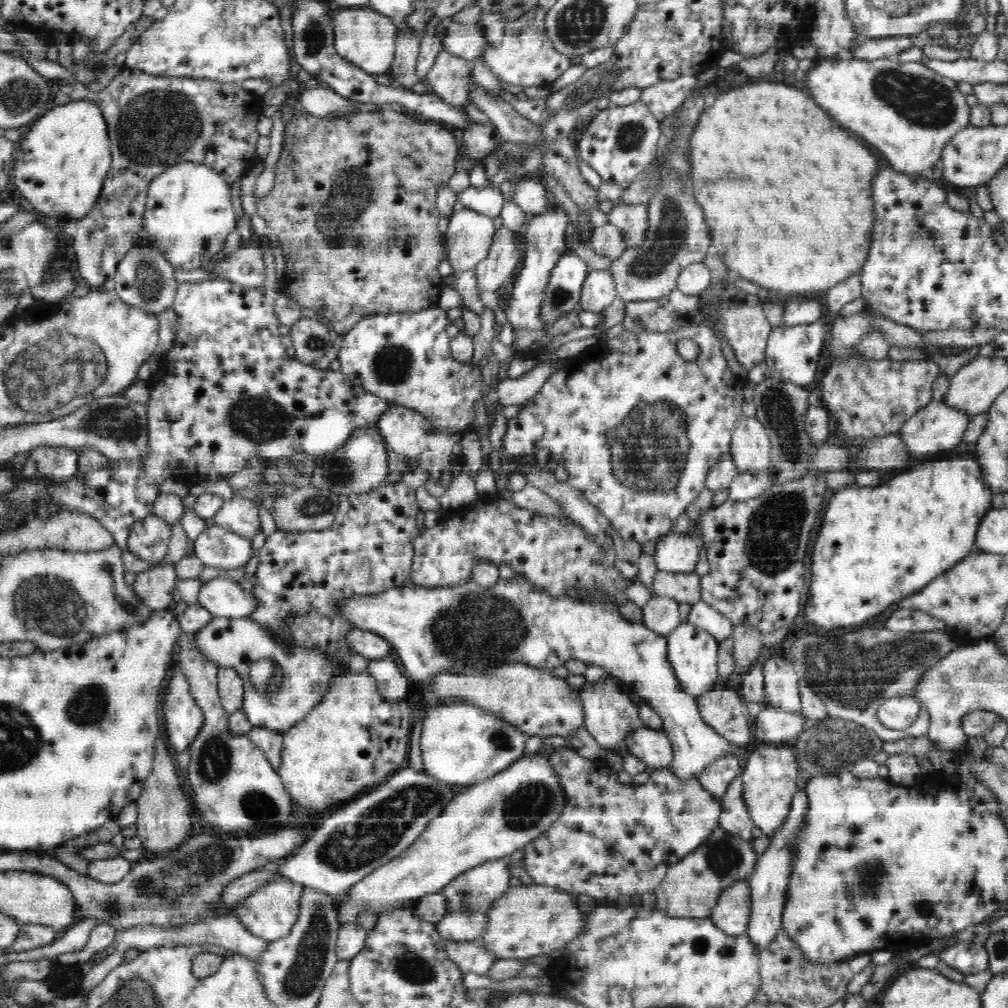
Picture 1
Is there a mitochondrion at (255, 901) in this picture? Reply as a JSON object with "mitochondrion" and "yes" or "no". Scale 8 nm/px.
{"mitochondrion":"no"}

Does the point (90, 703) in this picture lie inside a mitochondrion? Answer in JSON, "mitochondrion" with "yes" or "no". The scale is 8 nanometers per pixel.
{"mitochondrion":"yes"}

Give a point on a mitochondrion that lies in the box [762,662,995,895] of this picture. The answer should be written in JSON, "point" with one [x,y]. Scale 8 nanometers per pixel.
{"point":[834,747]}

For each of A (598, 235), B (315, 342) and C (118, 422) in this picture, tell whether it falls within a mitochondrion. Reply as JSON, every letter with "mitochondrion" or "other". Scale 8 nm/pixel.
{"A":"other","B":"mitochondrion","C":"mitochondrion"}

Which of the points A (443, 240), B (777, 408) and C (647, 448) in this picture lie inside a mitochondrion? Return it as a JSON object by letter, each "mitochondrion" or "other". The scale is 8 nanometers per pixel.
{"A":"other","B":"mitochondrion","C":"mitochondrion"}

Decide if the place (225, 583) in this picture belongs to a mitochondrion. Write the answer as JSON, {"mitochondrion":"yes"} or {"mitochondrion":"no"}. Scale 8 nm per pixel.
{"mitochondrion":"no"}

